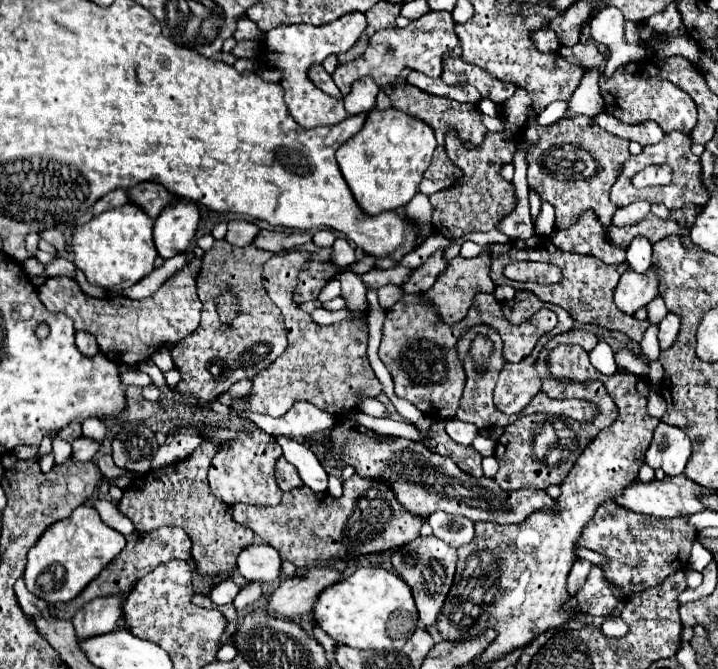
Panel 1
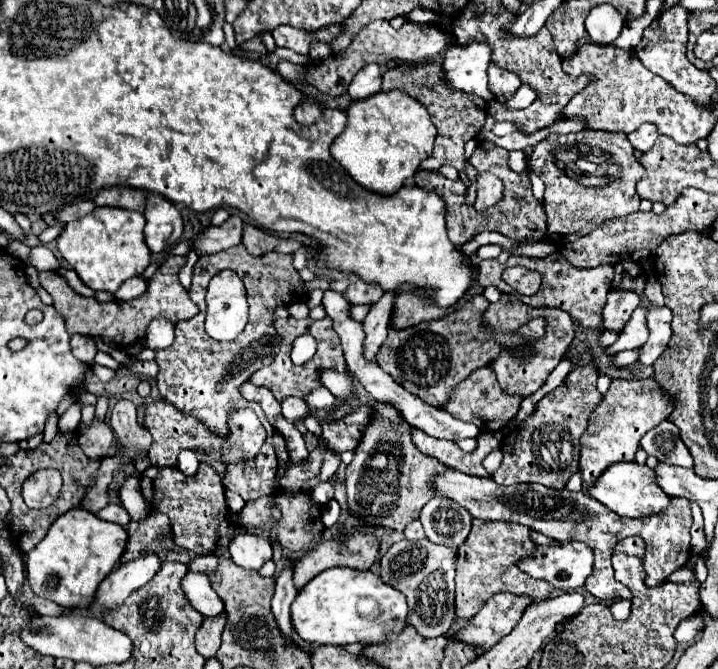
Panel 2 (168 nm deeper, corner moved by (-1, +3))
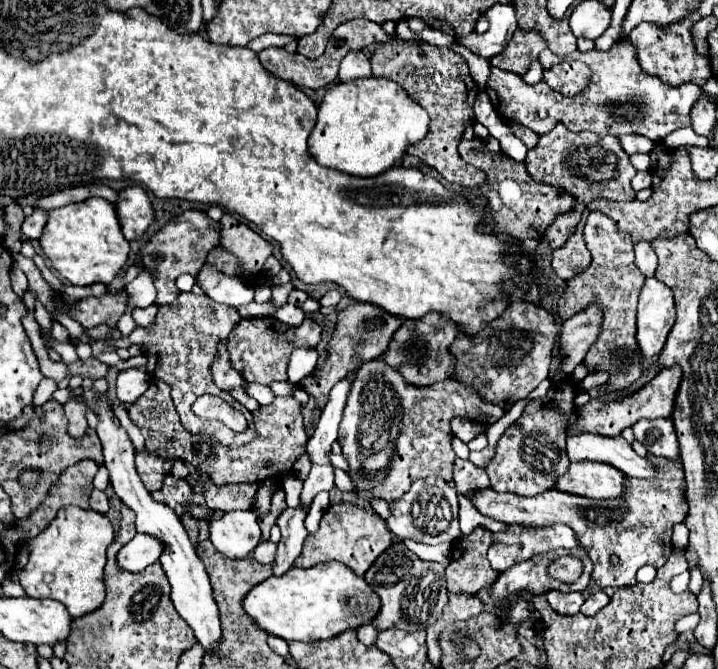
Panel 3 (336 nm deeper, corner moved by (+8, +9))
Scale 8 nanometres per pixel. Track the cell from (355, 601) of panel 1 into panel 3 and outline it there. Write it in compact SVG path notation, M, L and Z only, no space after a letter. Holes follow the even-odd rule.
M324 562L314 568L290 568L282 576L270 576L266 582L256 584L242 600L242 608L252 618L252 622L270 636L278 636L286 642L316 642L322 638L330 638L346 628L358 628L362 624L372 622L374 614L378 614L378 596L370 586L366 586L364 578L358 578L352 570L336 562Z

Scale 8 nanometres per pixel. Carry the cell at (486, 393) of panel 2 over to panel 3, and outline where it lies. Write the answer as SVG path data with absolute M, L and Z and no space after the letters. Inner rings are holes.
M382 358L360 364L348 392L338 434L338 444L350 464L350 478L358 488L358 496L364 500L384 498L392 502L418 478L436 474L450 482L454 464L450 420L456 416L494 424L504 412L494 404L482 402L476 392L454 378L432 386L412 386Z

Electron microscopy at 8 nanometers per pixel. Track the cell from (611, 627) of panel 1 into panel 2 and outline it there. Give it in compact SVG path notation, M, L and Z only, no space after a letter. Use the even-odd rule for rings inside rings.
M615 600L609 608L611 608L611 614L615 620L627 620L631 614L631 602L629 600Z

